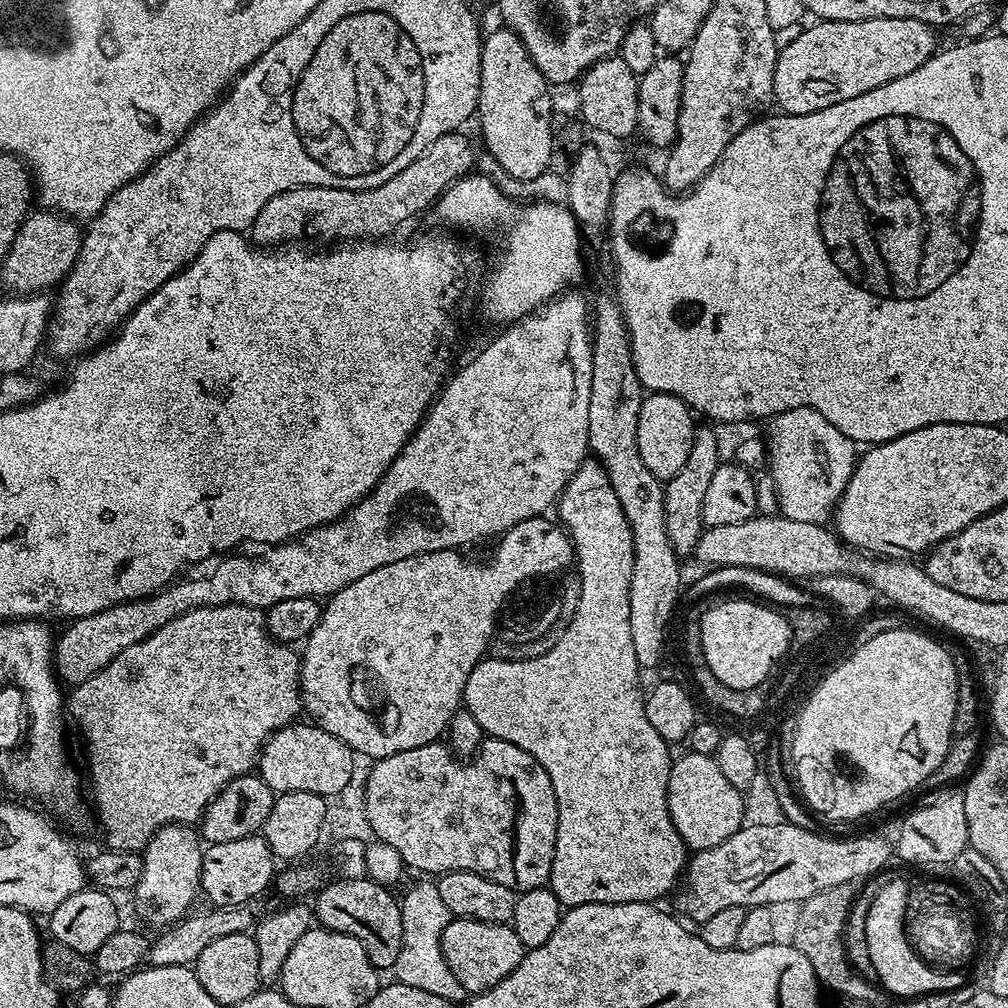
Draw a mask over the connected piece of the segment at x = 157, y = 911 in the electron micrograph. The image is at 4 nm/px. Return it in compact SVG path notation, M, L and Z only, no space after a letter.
M167 824L150 838L142 853L142 878L134 889L136 900L150 923L171 926L189 915L193 907L191 904L195 902L196 896L201 895L200 875L204 849L199 831L187 824Z

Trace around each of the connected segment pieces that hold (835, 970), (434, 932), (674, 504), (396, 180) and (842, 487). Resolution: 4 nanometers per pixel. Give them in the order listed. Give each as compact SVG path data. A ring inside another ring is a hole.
M855 883L839 884L830 886L814 894L809 900L803 901L801 913L798 914L797 930L794 931L794 944L798 951L806 954L806 958L810 958L810 966L814 966L816 978L825 989L831 988L831 991L836 994L843 989L844 994L850 993L850 997L868 996L872 1001L877 987L867 987L868 981L857 975L844 949L844 927L857 895L858 888Z
M420 878L420 881L402 896L400 909L402 910L402 950L398 950L398 962L394 969L395 979L406 986L414 986L417 990L426 990L426 994L438 994L438 998L446 998L453 1002L459 1002L460 999L463 1001L466 993L462 982L454 978L454 970L450 970L442 954L442 930L446 930L450 917L441 896L438 895L436 883L428 878Z
M697 427L692 433L690 454L682 466L664 484L664 509L666 510L666 534L672 543L672 549L677 557L695 553L696 543L700 541L700 534L706 525L702 518L702 502L706 502L706 490L710 486L710 478L714 478L714 470L718 470L722 463L720 457L720 440L712 428Z
M457 130L442 134L435 142L430 142L406 170L398 170L394 178L374 186L370 190L342 190L341 188L295 188L286 190L266 206L254 218L250 229L250 240L256 246L284 246L289 242L300 242L303 236L313 236L316 240L328 242L376 242L387 232L395 230L399 224L415 218L419 212L433 207L440 195L455 180L460 180L473 171L476 164L476 148Z
M795 408L786 410L782 414L771 417L767 421L767 465L766 472L772 475L772 484L776 487L776 504L779 515L786 518L794 518L794 522L816 522L827 525L833 519L836 506L840 502L840 496L846 490L846 486L852 477L852 471L856 469L858 459L858 445L855 440L846 438L838 426L830 426L822 414L813 408ZM816 496L816 500L824 509L816 514L815 510L808 508L808 503Z

